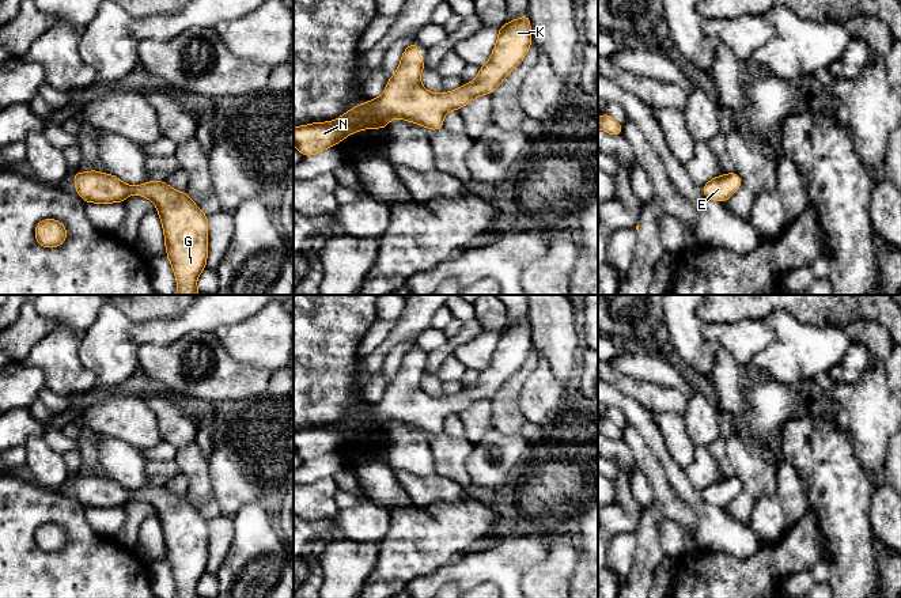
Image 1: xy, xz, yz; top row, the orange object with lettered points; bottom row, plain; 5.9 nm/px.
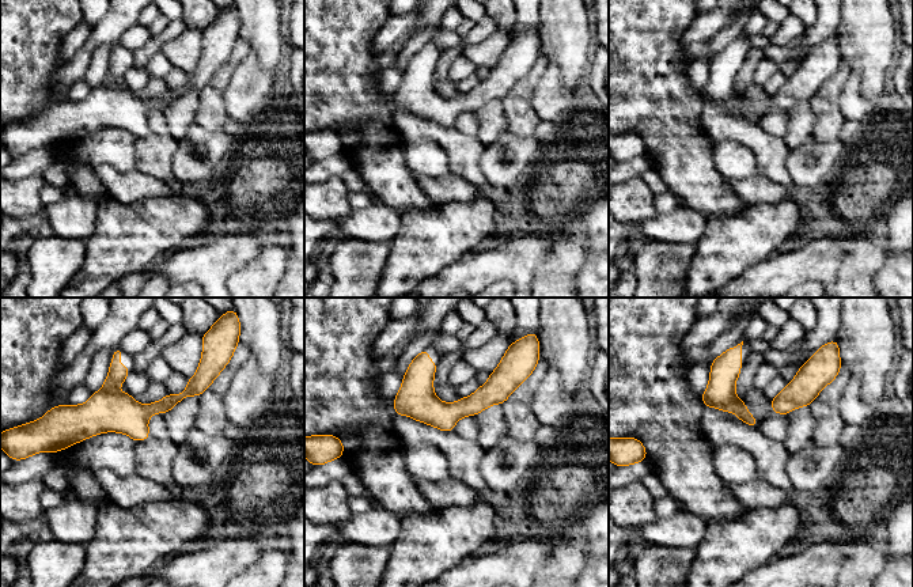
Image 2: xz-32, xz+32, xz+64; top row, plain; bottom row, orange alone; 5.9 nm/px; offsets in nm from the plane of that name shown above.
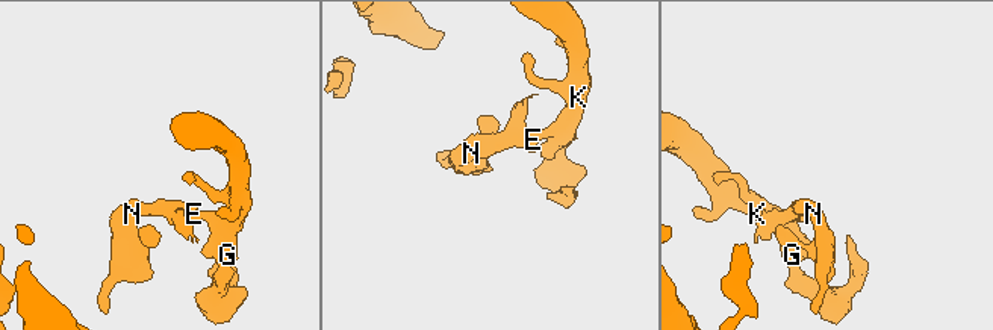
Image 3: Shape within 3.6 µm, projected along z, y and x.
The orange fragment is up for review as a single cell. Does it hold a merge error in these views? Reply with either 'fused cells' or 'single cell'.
single cell

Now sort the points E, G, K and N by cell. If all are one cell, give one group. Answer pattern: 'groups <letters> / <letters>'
groups E G K N

